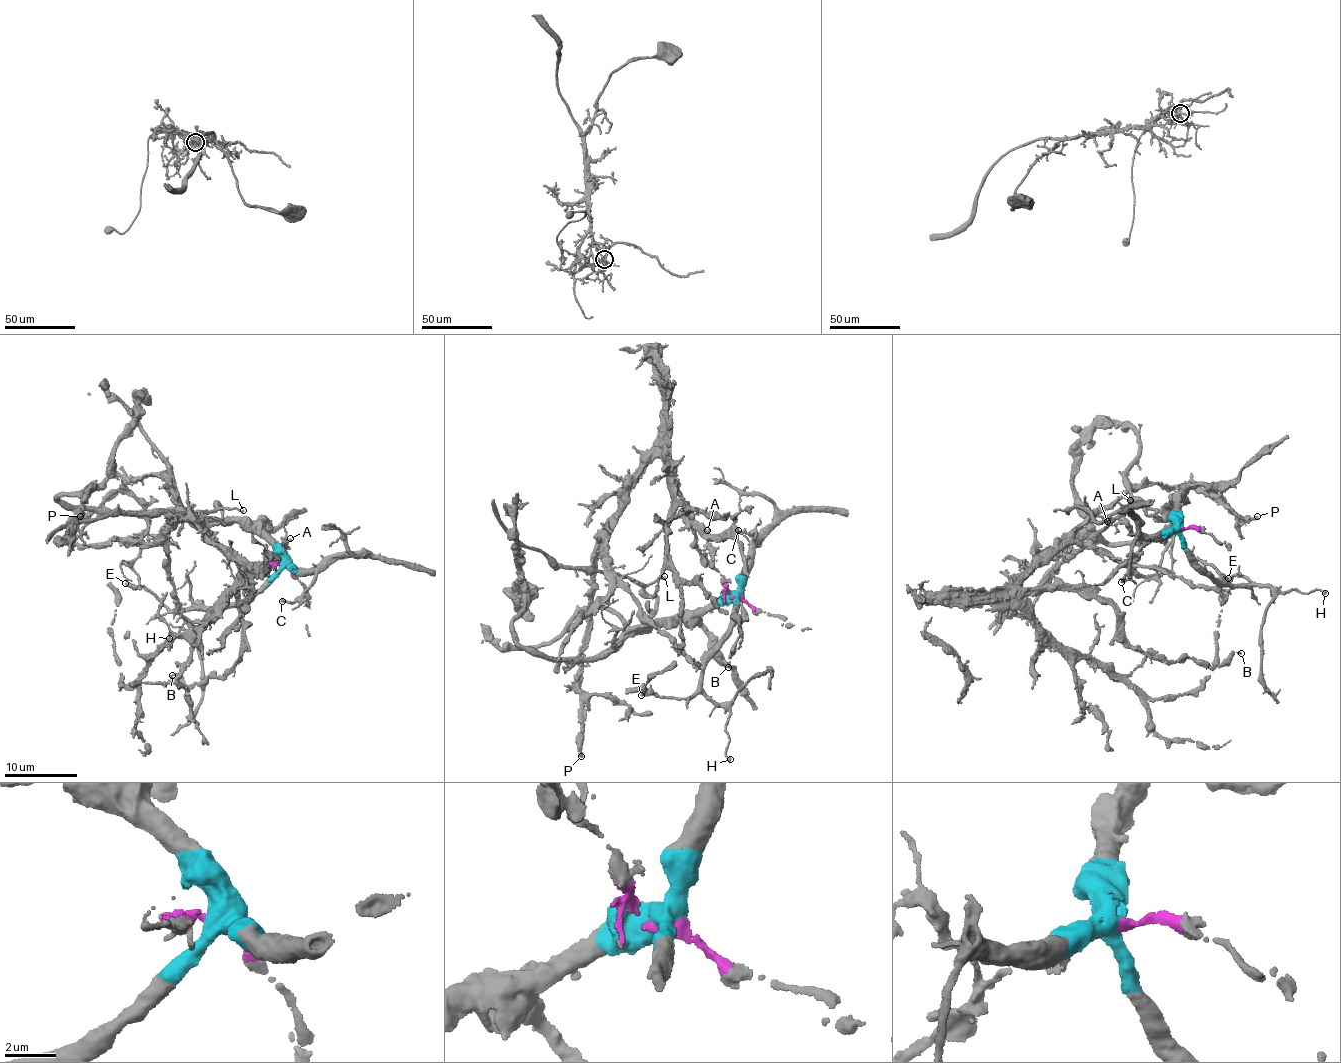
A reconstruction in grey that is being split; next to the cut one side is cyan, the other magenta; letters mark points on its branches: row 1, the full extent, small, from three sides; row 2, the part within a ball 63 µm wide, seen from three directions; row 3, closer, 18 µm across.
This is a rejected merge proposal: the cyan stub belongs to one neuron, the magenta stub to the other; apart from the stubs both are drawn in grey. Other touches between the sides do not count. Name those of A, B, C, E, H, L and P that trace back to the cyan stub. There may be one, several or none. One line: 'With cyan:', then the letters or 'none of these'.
With cyan: C, E, H, L

